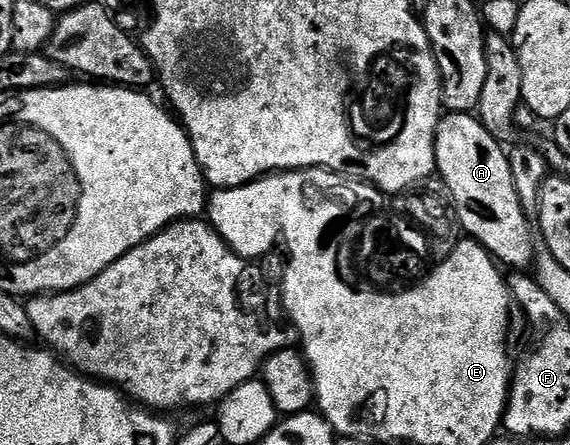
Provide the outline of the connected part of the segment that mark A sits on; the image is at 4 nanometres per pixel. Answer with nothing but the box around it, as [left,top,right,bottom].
[435,112,537,271]

